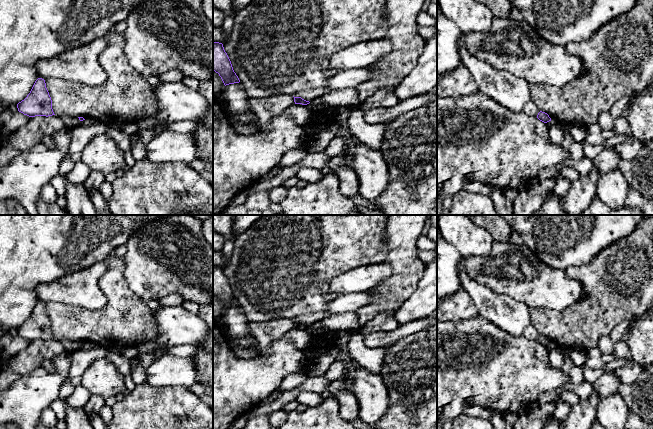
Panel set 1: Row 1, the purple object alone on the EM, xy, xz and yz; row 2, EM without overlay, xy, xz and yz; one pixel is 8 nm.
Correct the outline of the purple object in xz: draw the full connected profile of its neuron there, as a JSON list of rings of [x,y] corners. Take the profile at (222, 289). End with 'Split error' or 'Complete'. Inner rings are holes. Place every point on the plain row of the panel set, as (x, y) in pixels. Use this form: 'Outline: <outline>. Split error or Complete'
Outline: [[[213,266],[213,295],[219,298],[225,310],[240,306],[223,268],[219,266]]]. Complete

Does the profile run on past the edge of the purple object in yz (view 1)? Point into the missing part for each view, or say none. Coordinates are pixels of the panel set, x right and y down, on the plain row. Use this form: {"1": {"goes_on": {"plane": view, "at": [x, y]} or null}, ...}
{"1": {"goes_on": null}}

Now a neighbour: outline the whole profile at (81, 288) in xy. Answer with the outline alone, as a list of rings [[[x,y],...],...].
[[[104,260],[55,281],[39,284],[36,287],[37,298],[44,304],[58,302],[88,310],[103,309],[107,297],[99,286],[99,279],[107,269]]]

